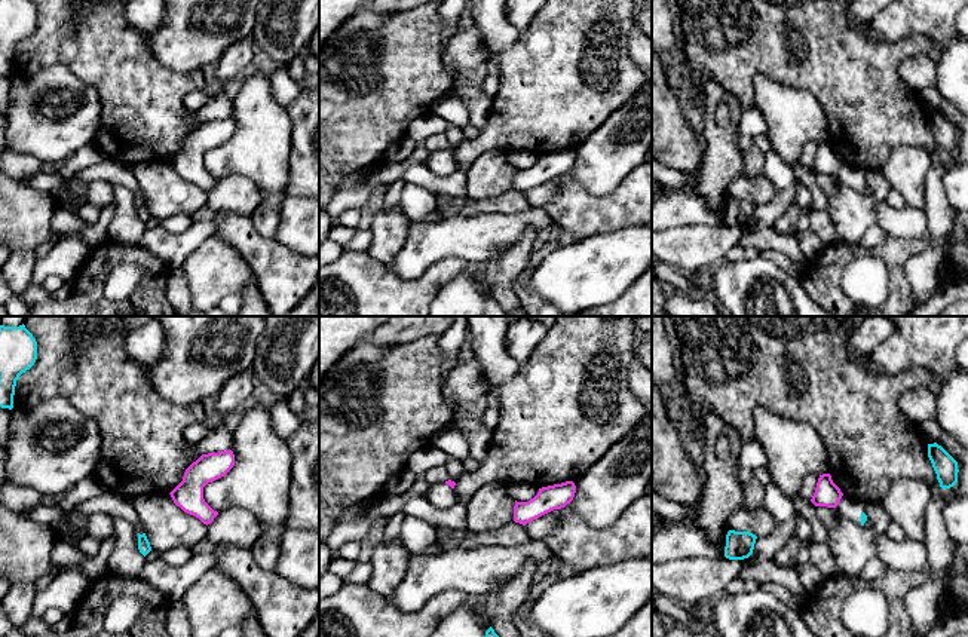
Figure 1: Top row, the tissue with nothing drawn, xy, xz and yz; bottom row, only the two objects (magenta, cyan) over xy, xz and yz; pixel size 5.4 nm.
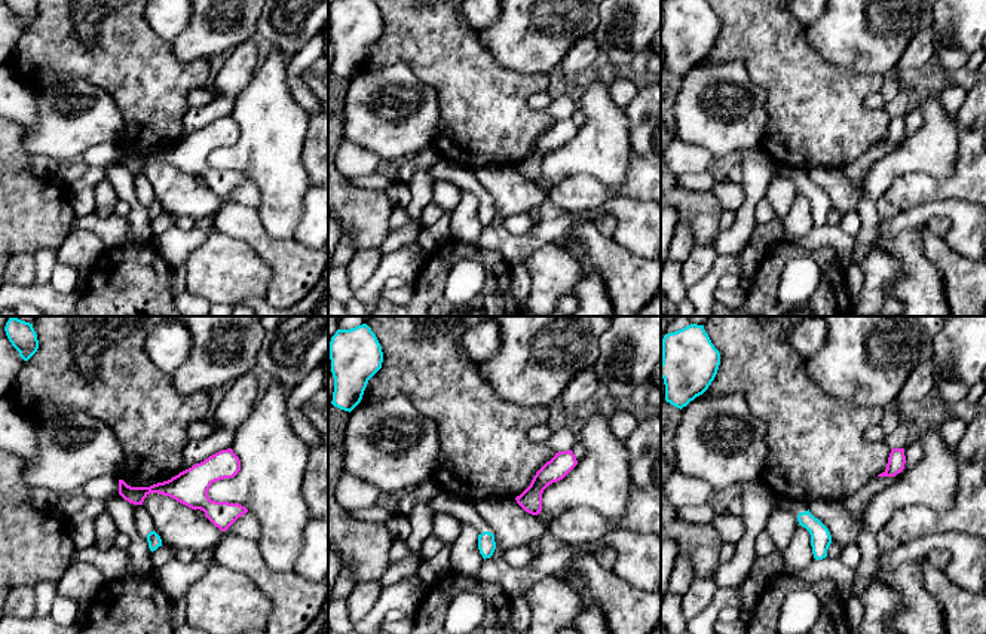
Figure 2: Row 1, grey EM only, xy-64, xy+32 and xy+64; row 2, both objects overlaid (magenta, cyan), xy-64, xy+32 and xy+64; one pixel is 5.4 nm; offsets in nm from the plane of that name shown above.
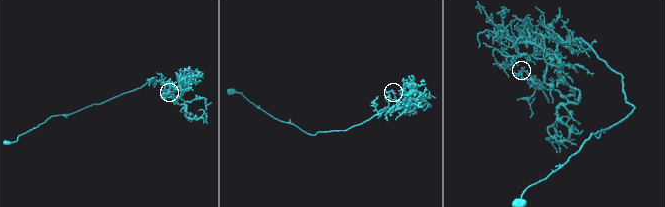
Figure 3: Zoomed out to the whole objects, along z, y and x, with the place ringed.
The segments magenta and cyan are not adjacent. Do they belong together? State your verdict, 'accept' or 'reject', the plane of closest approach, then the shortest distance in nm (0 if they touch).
reject; view yz; gap 140 nm

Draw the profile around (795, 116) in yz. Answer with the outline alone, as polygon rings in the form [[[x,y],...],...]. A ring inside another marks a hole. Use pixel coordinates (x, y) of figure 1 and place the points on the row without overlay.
[[[765,74],[753,79],[753,88],[756,110],[762,113],[771,146],[784,163],[799,163],[809,141],[830,141],[825,110],[809,91],[785,86]]]

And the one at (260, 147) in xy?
[[[263,73],[235,88],[232,102],[235,134],[203,154],[203,166],[217,180],[242,175],[258,187],[261,200],[249,217],[261,236],[273,238],[290,181],[290,114],[275,99],[270,77]]]

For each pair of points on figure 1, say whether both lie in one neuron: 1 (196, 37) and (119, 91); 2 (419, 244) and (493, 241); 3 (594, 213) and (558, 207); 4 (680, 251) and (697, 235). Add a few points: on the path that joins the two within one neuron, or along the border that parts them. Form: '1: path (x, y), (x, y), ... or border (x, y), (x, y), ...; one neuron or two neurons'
1: border (144, 34), (162, 64), (177, 72), (195, 70); two neurons
2: path (437, 241), (475, 241); one neuron
3: path (585, 213), (567, 208); one neuron
4: path (685, 247), (692, 239); one neuron

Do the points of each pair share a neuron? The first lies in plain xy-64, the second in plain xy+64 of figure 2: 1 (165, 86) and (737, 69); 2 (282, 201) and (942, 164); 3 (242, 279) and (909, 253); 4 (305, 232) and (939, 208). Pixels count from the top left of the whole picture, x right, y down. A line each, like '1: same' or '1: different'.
1: different
2: same
3: different
4: same

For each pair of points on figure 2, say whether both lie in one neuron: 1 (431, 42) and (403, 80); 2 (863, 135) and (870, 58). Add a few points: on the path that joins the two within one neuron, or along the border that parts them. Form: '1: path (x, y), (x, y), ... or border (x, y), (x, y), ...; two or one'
1: border (374, 69), (406, 63), (425, 83), (437, 91); two
2: border (835, 64), (844, 69), (876, 72), (881, 74); two

